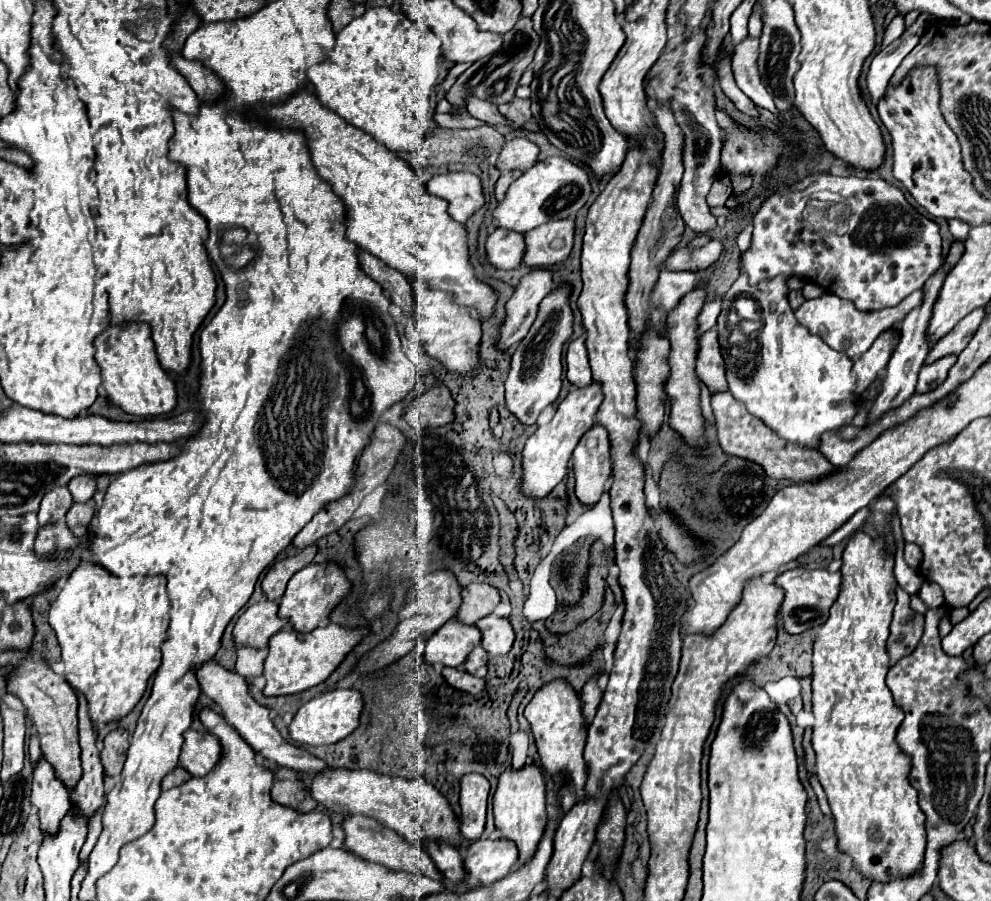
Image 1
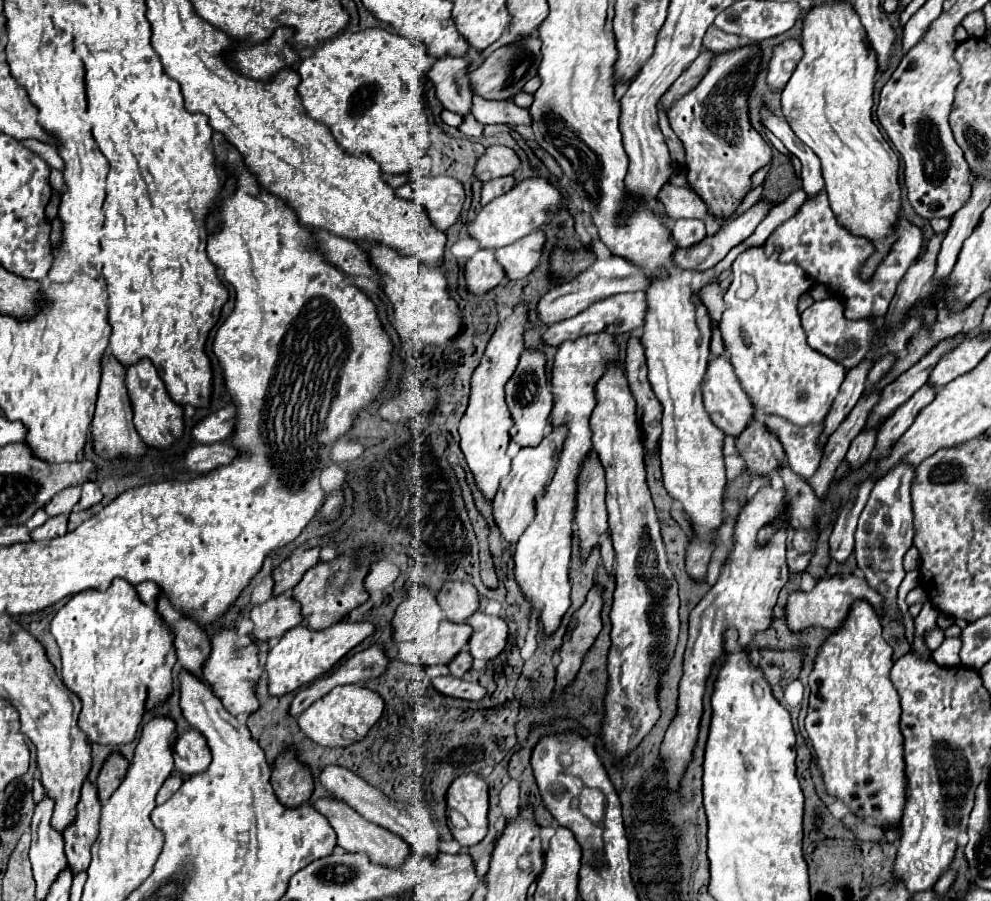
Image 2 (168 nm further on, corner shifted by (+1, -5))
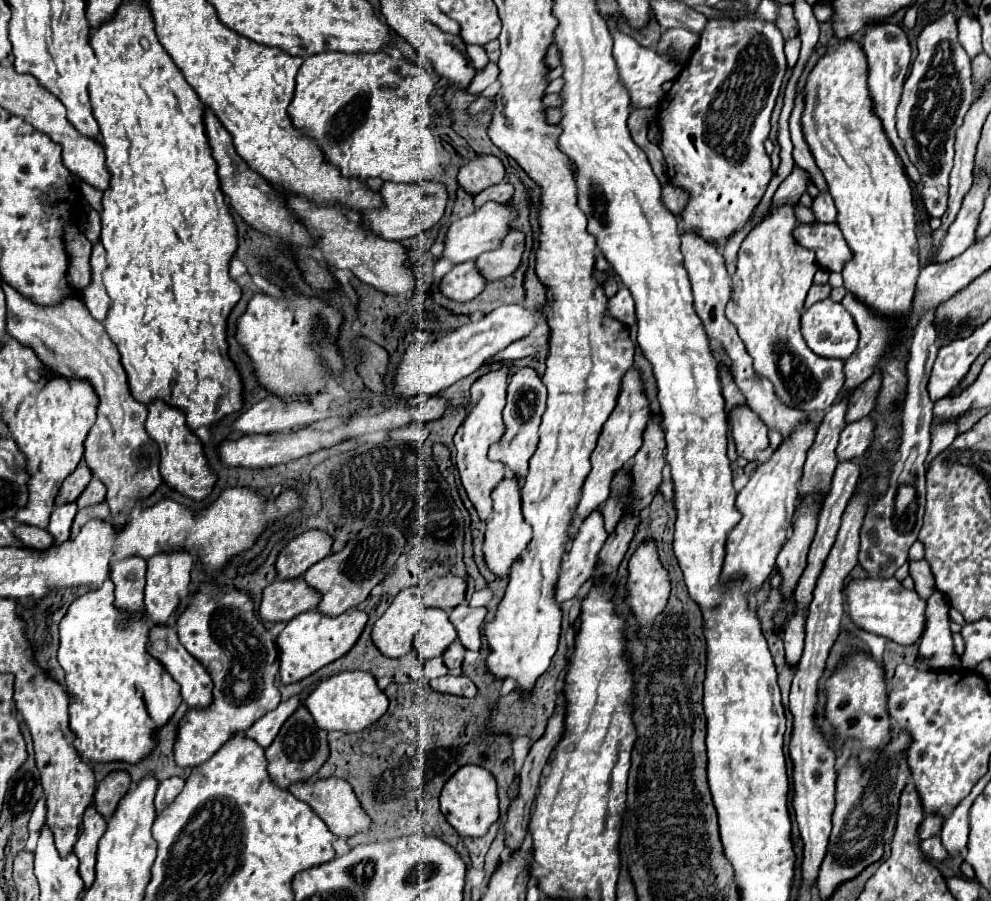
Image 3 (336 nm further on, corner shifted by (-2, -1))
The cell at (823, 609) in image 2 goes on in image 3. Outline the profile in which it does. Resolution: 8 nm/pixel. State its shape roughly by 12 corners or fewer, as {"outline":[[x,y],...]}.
{"outline":[[894,577],[846,587],[852,621],[900,645],[926,627],[926,599]]}

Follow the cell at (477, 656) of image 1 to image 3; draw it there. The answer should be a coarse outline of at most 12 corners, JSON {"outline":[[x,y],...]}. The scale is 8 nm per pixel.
{"outline":[[454,641],[442,655],[448,669],[462,665],[466,649]]}

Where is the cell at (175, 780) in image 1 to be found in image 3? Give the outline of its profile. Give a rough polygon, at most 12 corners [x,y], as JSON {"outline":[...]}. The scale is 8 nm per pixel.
{"outline":[[170,777],[158,785],[156,813],[162,813],[184,787],[184,779]]}

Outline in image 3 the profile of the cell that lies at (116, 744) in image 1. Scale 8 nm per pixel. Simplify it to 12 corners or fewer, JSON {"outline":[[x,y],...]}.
{"outline":[[126,771],[110,773],[98,783],[96,811],[104,819],[114,815],[132,779]]}

